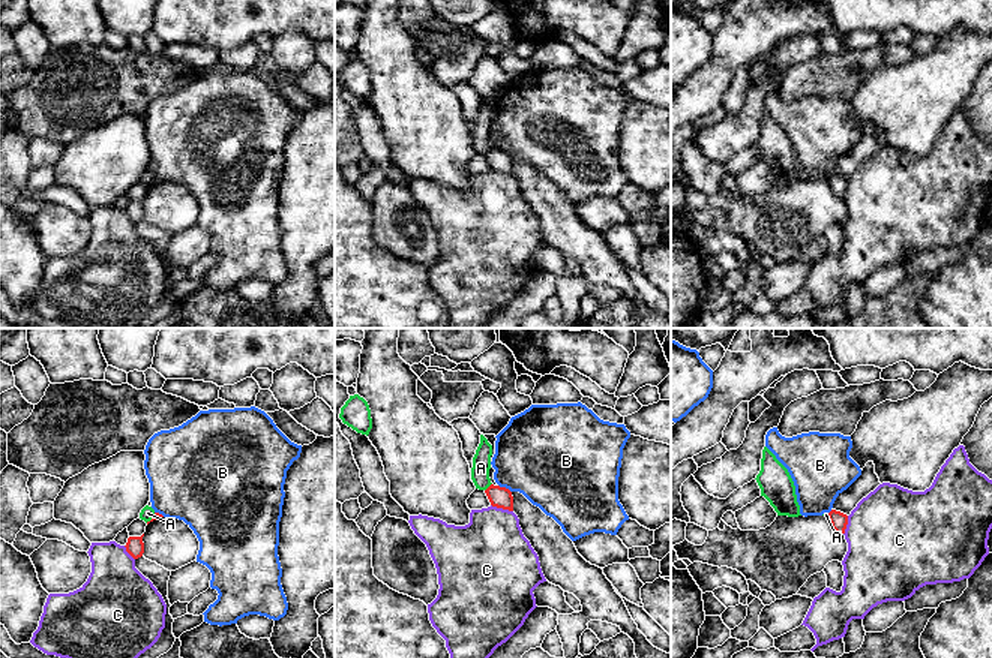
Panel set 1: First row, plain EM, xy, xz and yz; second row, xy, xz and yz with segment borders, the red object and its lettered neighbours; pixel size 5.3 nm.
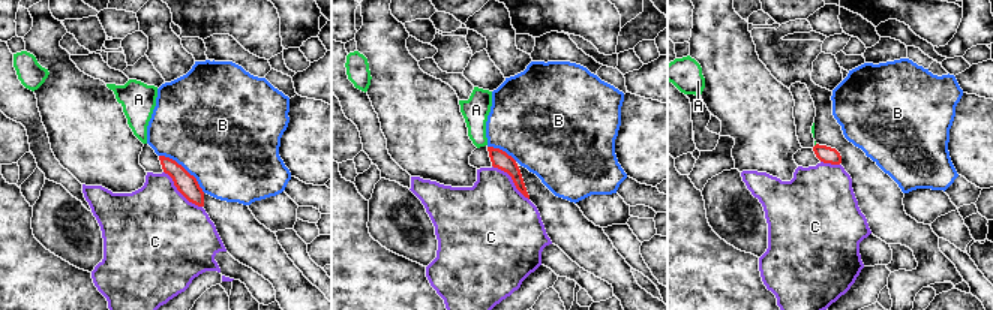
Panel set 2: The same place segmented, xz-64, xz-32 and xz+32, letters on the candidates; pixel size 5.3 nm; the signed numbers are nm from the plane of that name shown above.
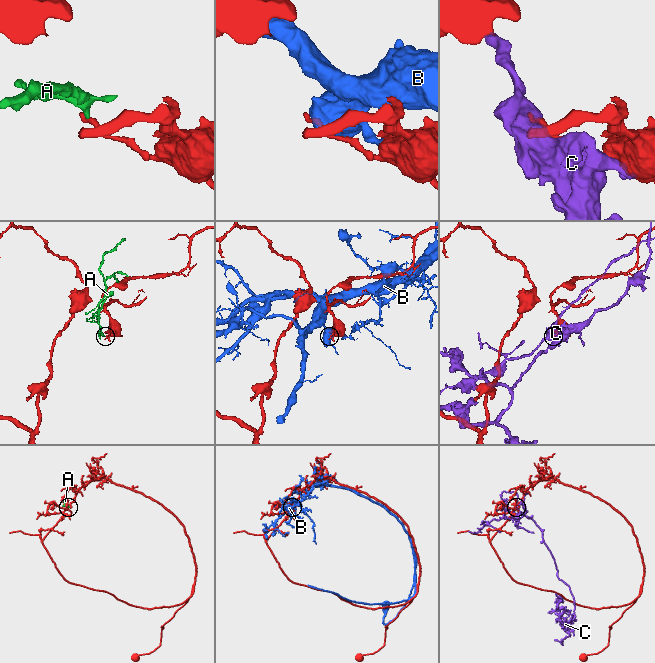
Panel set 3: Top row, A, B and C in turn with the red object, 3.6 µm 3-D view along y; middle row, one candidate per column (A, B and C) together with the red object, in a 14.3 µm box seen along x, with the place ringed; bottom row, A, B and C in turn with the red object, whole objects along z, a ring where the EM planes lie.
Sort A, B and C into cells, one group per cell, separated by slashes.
A / B / C

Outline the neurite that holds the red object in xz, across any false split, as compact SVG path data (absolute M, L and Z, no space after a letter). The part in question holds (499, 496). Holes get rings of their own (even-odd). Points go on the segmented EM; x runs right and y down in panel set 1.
M491 484L485 493L492 507L513 511L513 496L509 489Z

